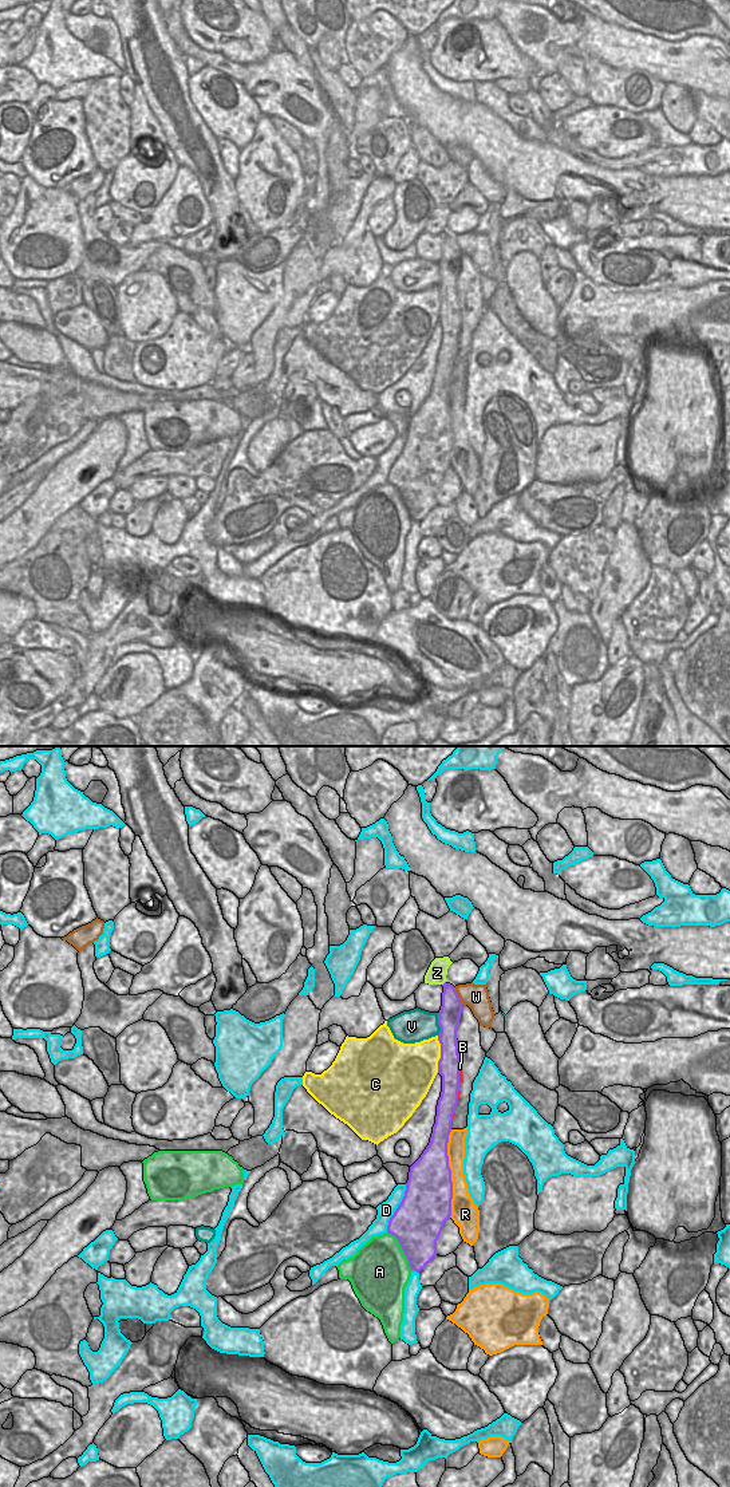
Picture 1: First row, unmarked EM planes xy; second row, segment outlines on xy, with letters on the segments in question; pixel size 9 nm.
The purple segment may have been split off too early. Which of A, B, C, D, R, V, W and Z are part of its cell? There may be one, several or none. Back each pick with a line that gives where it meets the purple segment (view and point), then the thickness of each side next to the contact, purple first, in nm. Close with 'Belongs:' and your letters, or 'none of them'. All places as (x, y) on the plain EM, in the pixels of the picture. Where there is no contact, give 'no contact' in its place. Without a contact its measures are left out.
B: xy (458, 324) | 200/20 nm
Belongs: B

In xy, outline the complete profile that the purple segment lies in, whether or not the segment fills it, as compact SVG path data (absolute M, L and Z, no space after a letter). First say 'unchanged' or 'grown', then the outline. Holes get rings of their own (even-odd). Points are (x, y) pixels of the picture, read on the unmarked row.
grown; M445 232L442 236L438 263L442 342L435 374L429 395L410 417L405 446L387 476L387 482L398 489L410 518L417 522L435 508L443 473L451 466L453 431L447 393L462 332L457 289L462 252L453 234Z

